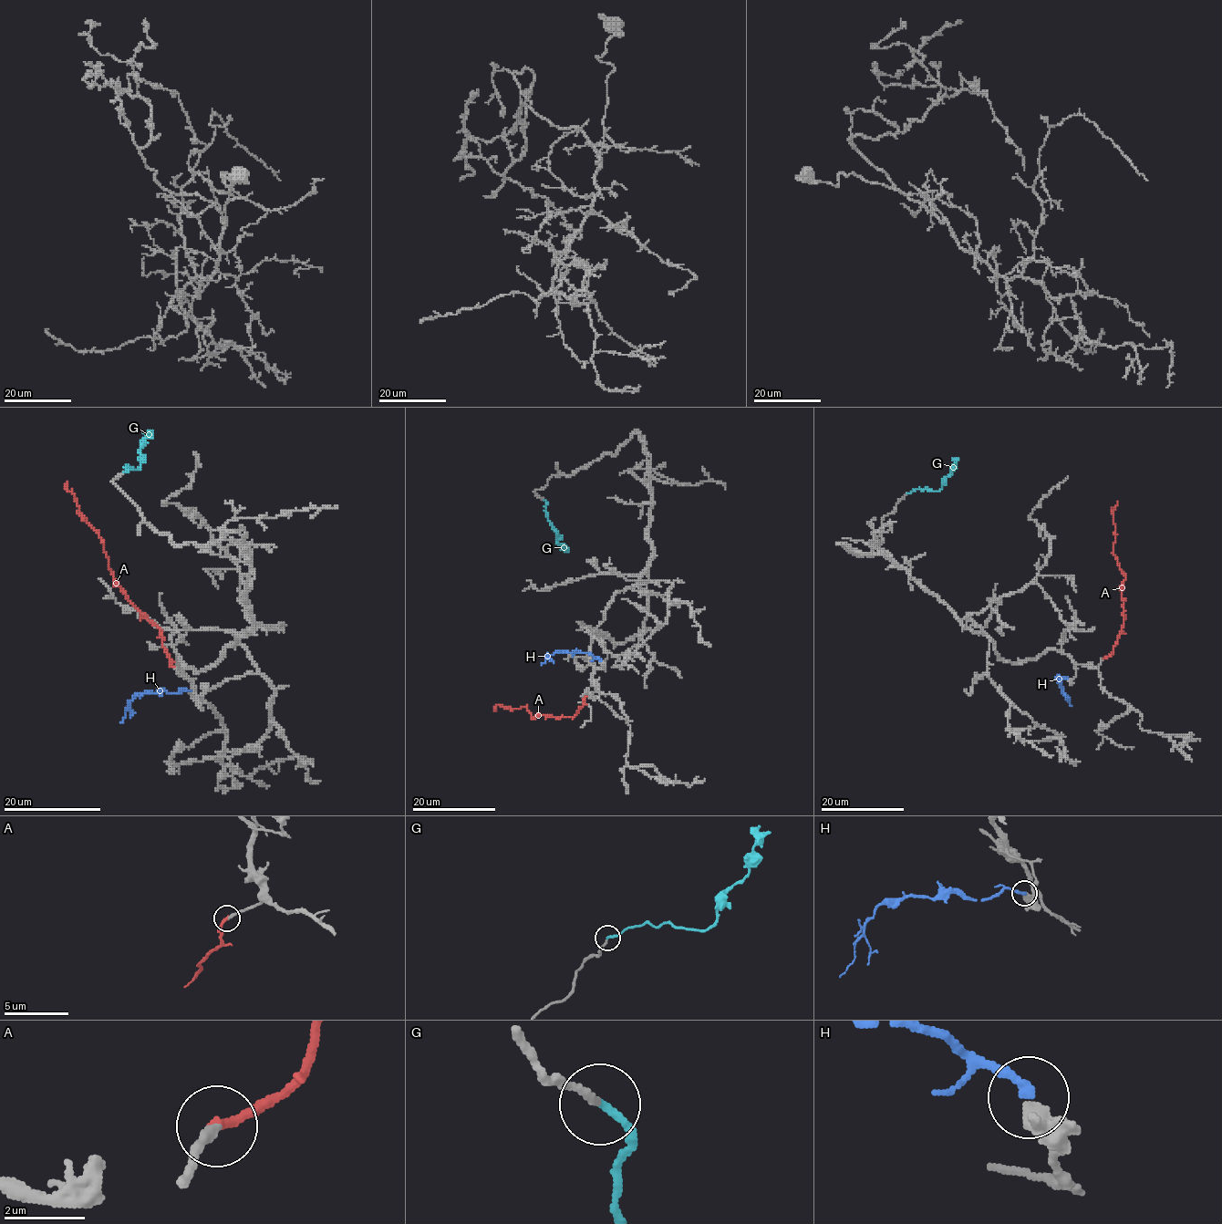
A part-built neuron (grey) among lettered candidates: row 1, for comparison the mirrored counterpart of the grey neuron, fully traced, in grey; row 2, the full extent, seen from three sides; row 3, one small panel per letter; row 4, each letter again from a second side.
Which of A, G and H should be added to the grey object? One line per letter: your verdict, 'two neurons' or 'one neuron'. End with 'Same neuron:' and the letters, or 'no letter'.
A: one neuron
G: one neuron
H: two neurons
Same neuron: A, G

